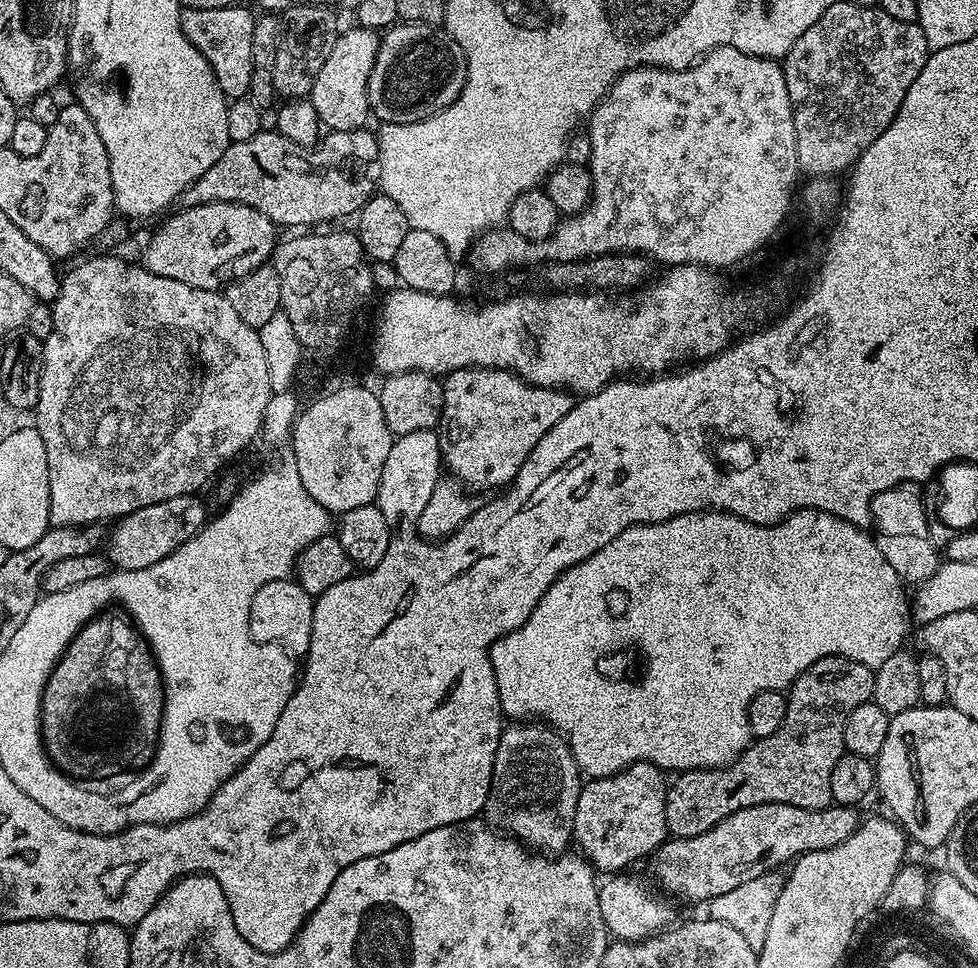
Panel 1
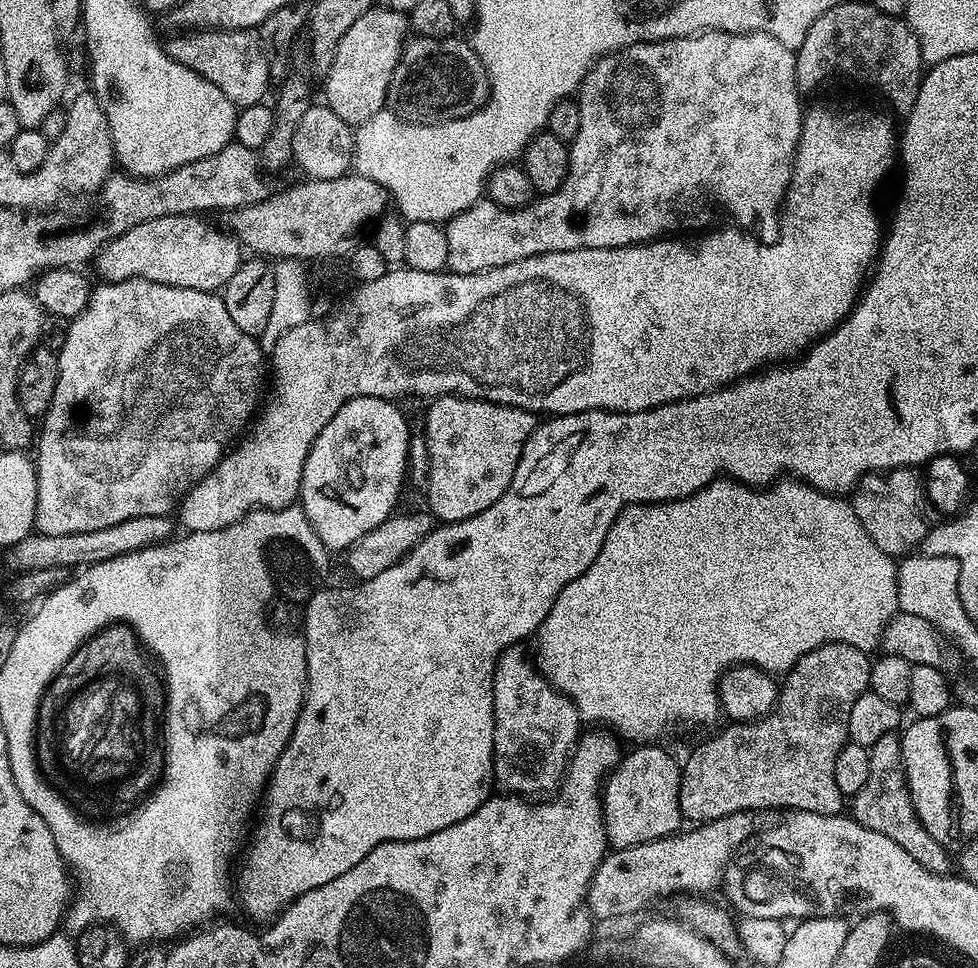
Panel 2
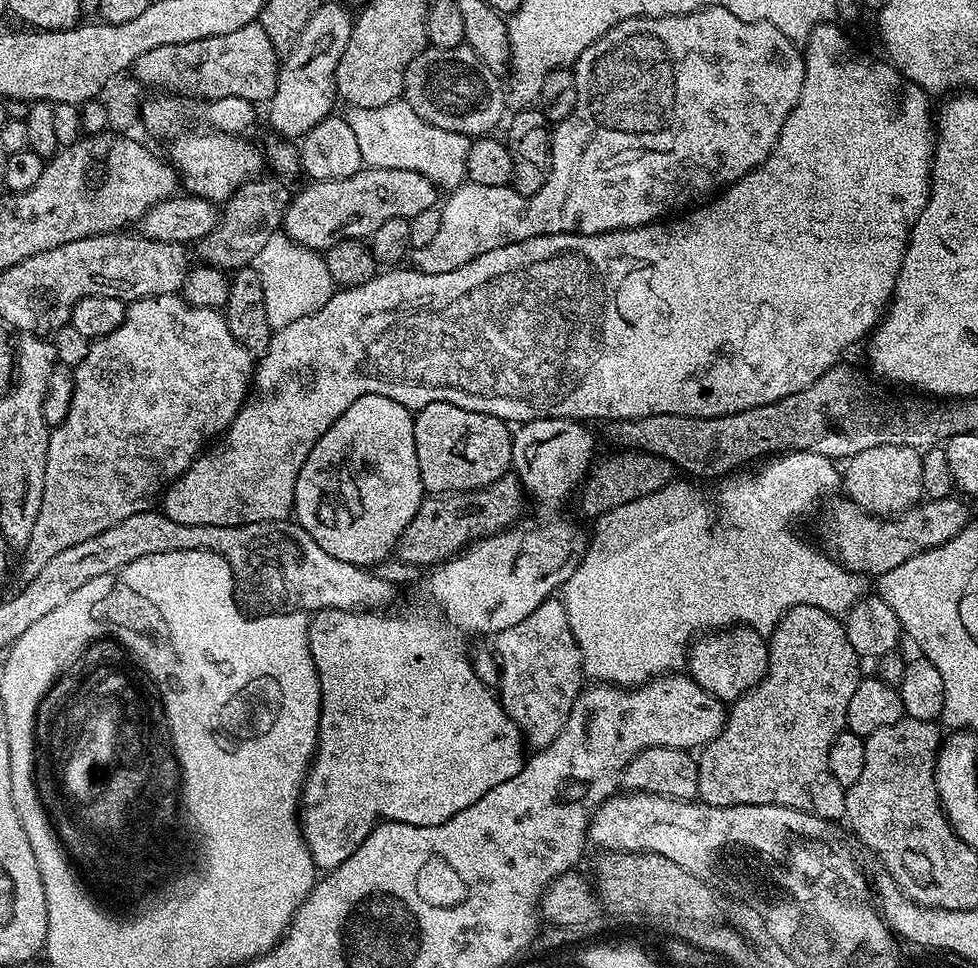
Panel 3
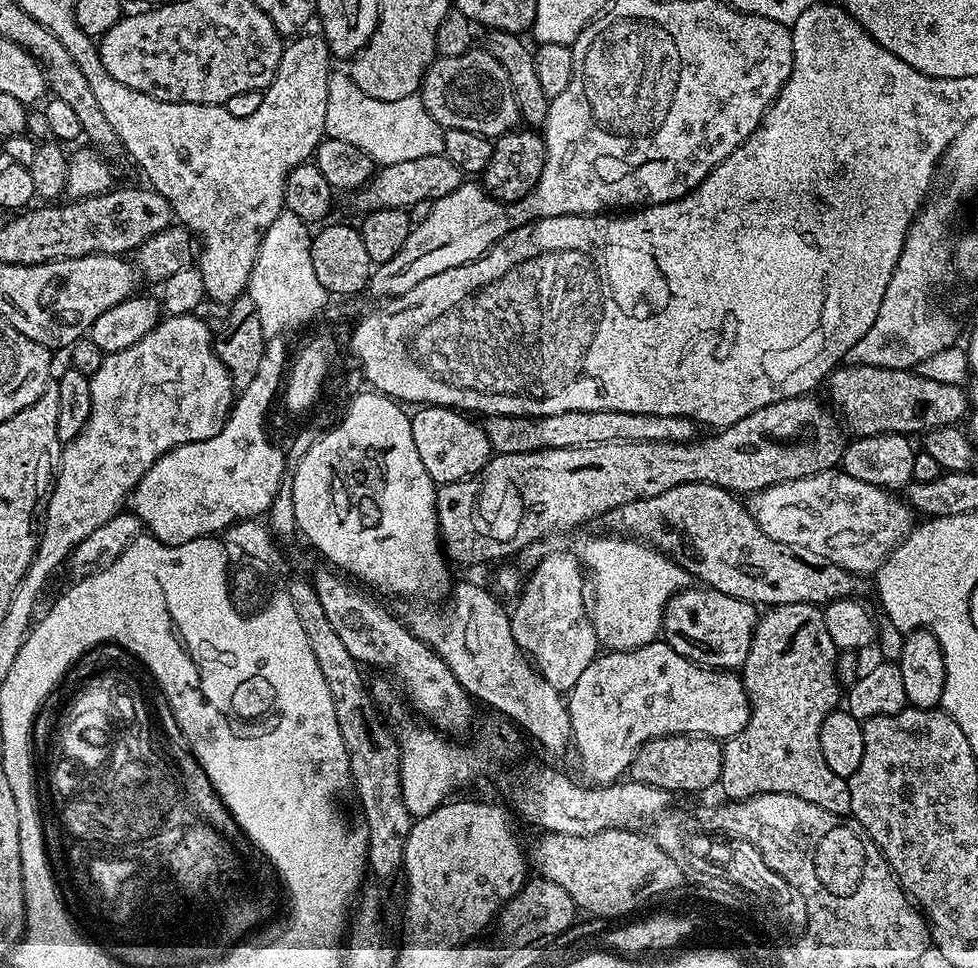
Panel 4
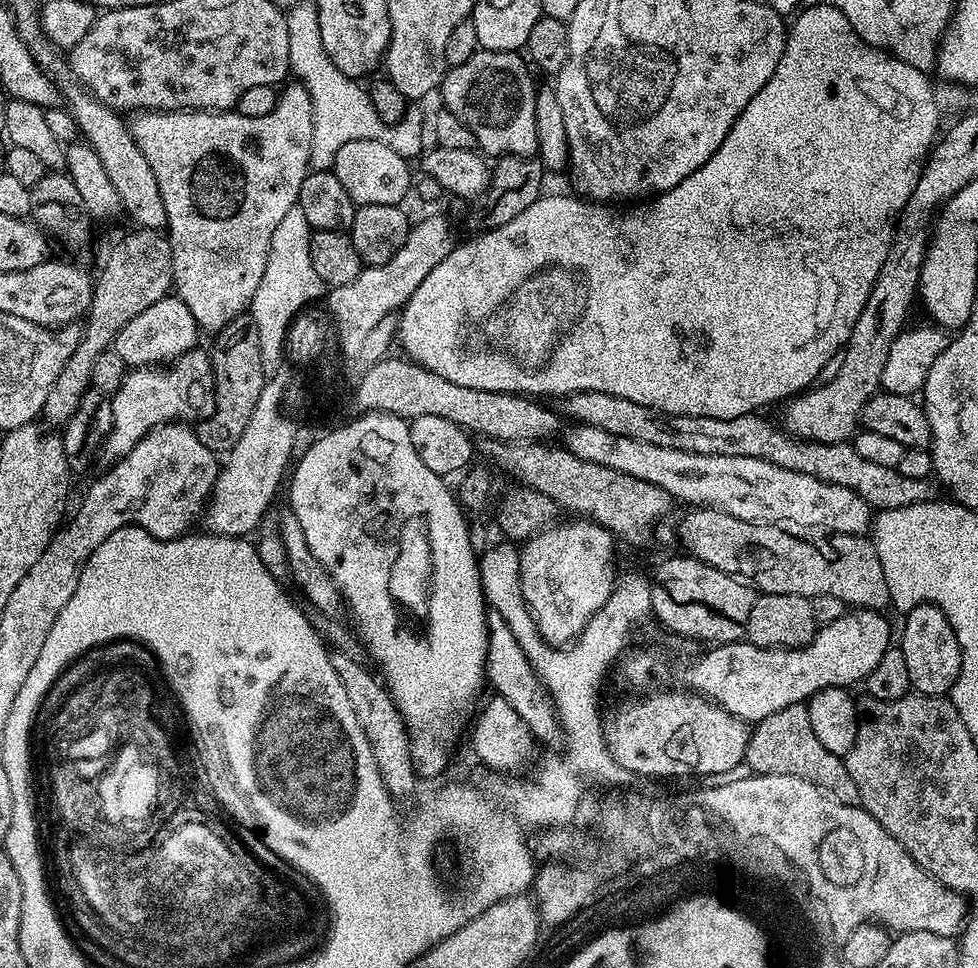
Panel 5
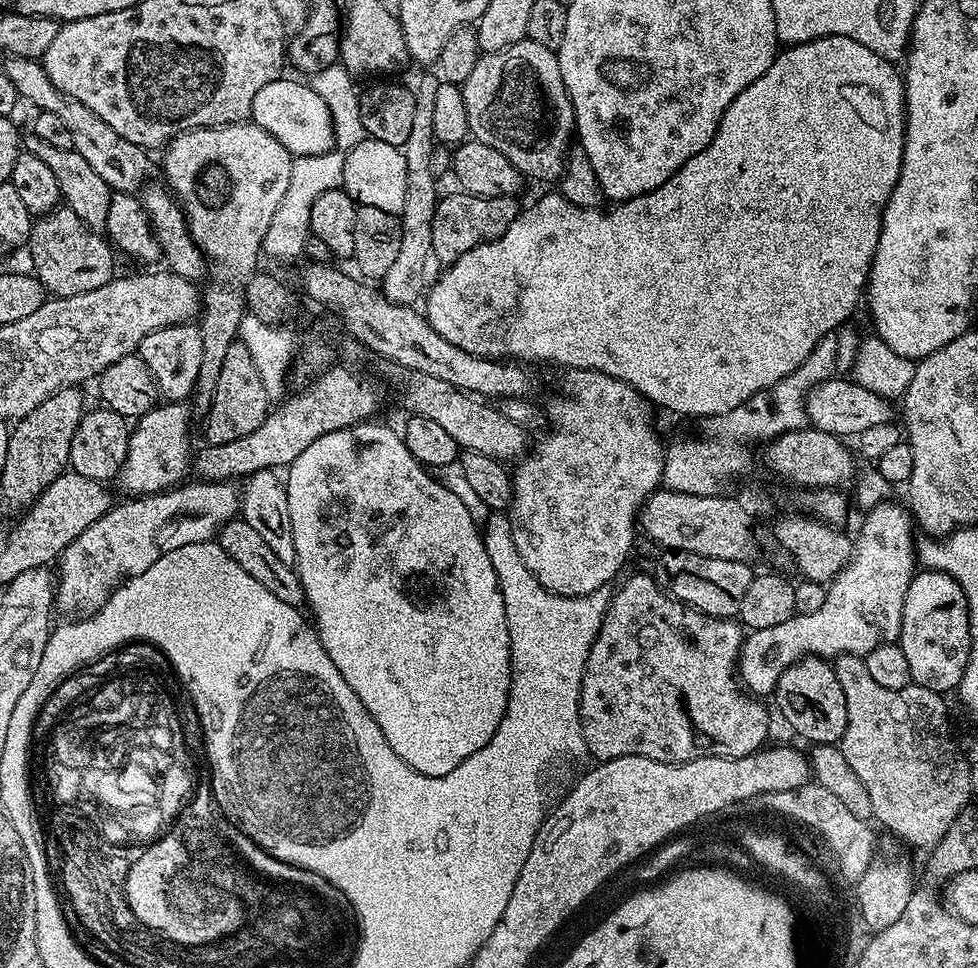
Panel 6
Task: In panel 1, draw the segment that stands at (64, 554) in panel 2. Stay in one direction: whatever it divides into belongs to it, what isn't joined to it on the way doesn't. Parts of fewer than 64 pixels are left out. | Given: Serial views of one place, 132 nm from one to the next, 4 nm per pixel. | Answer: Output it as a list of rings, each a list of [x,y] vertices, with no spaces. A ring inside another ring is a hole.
[[[196,494],[166,498],[166,502],[158,502],[154,506],[142,506],[142,510],[134,510],[121,516],[111,525],[106,536],[106,555],[110,564],[122,572],[146,570],[146,566],[162,562],[166,554],[174,554],[174,550],[178,550],[178,546],[194,538],[209,519],[210,513],[204,509],[200,498]]]

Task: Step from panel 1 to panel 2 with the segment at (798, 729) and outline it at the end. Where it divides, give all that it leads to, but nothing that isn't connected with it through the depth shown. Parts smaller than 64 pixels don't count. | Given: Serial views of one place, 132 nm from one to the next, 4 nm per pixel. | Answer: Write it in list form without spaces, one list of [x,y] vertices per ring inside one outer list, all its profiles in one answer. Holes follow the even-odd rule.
[[[824,644],[820,648],[810,650],[797,664],[786,673],[779,685],[779,696],[776,707],[765,714],[764,717],[748,723],[729,723],[729,728],[721,730],[717,736],[704,740],[688,756],[688,761],[683,761],[680,770],[680,815],[685,821],[695,822],[697,825],[729,816],[735,812],[752,812],[756,808],[780,808],[779,810],[791,810],[794,812],[809,812],[810,814],[822,814],[823,816],[839,816],[845,811],[846,797],[838,790],[838,782],[834,782],[834,758],[838,758],[838,750],[842,750],[844,744],[849,743],[848,723],[850,722],[850,710],[854,710],[854,702],[862,693],[869,691],[870,670],[872,660],[869,653],[858,650],[849,644]]]

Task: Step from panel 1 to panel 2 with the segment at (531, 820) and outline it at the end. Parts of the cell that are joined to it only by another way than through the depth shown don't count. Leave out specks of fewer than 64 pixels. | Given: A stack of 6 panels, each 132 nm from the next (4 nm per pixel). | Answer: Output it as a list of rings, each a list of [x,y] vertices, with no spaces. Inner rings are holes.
[[[523,647],[507,648],[500,655],[494,670],[494,754],[492,774],[501,793],[521,798],[544,798],[555,793],[564,779],[573,748],[582,735],[582,717],[574,702],[541,676],[535,663],[523,652]]]

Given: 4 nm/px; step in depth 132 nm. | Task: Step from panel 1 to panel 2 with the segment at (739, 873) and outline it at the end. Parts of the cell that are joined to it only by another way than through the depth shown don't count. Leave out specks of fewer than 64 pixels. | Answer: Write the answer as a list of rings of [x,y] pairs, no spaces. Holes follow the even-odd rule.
[[[735,812],[699,826],[692,826],[679,834],[663,836],[650,842],[634,846],[617,848],[605,855],[604,861],[594,870],[594,876],[588,887],[586,907],[597,921],[614,918],[616,914],[640,914],[643,908],[651,906],[663,896],[679,897],[681,894],[708,894],[711,888],[719,889],[724,879],[724,870],[736,853],[741,851],[753,839],[752,812]]]

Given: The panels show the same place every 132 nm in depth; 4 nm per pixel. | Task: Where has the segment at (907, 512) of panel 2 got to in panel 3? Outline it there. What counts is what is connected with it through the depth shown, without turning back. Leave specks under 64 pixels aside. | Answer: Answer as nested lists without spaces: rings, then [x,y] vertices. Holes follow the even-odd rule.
[[[901,444],[870,446],[870,450],[858,450],[858,454],[848,457],[842,464],[842,492],[862,510],[874,516],[891,518],[907,512],[915,504],[921,503],[922,452],[919,448]]]

